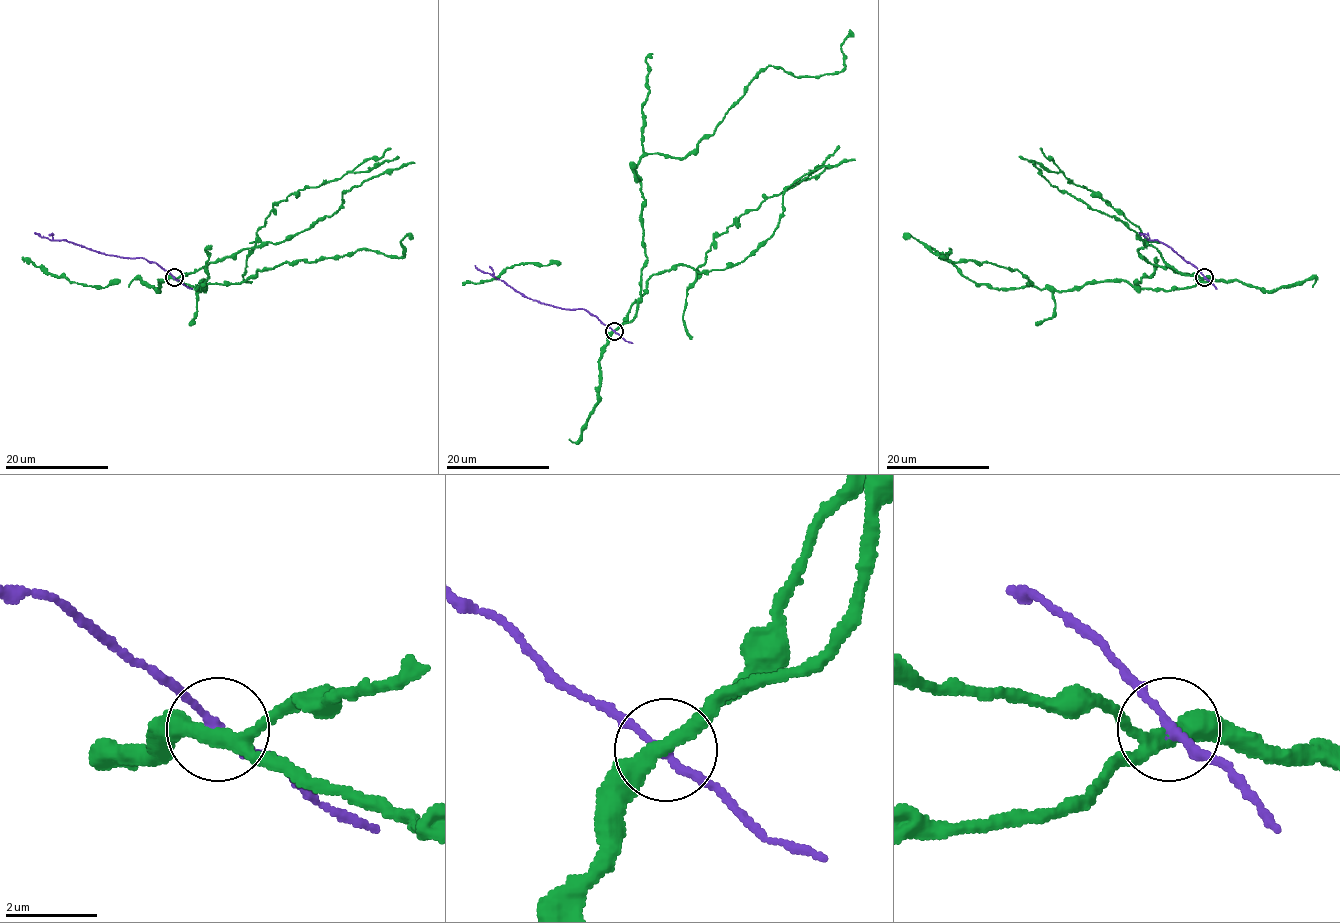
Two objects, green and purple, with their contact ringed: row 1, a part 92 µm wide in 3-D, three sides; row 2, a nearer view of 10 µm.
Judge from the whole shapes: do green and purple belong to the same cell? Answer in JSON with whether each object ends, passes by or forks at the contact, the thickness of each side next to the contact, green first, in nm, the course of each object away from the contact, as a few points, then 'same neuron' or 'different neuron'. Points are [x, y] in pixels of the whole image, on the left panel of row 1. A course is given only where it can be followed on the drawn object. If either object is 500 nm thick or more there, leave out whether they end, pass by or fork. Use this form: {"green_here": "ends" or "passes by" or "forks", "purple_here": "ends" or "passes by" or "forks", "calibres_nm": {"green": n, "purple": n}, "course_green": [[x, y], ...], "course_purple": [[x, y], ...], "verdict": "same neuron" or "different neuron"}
{"green_here": "forks", "purple_here": "passes by", "calibres_nm": {"green": 280, "purple": 190}, "course_green": [[173, 278], [199, 291], [203, 280], [201, 291], [358, 249], [400, 257], [409, 237]], "course_purple": [[173, 278], [142, 257], [125, 258], [65, 240], [41, 237], [34, 232]], "verdict": "different neuron"}

